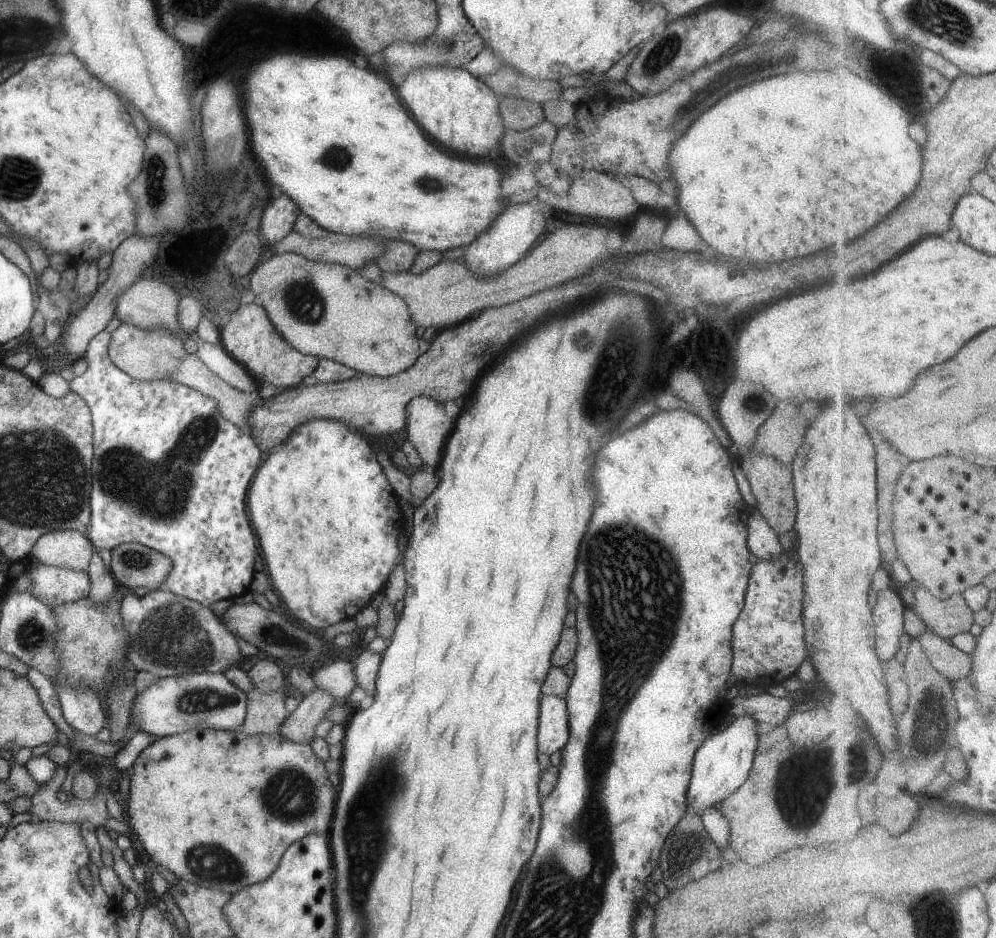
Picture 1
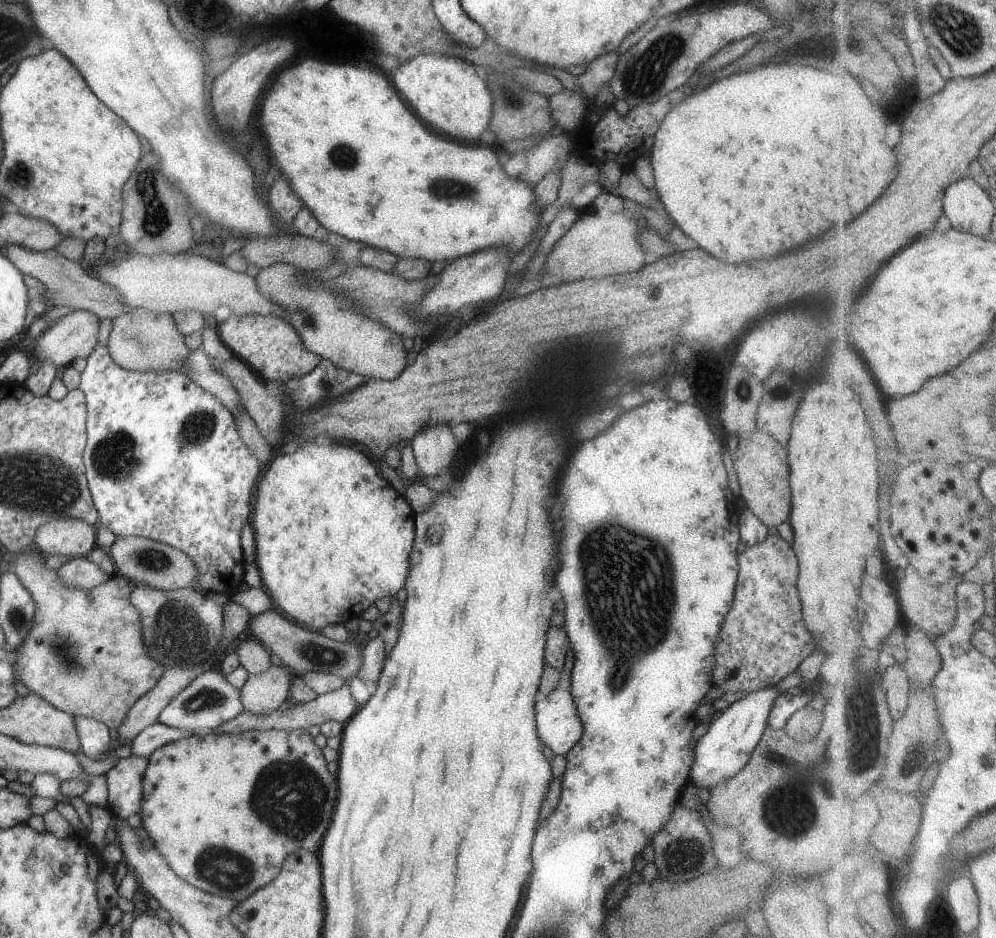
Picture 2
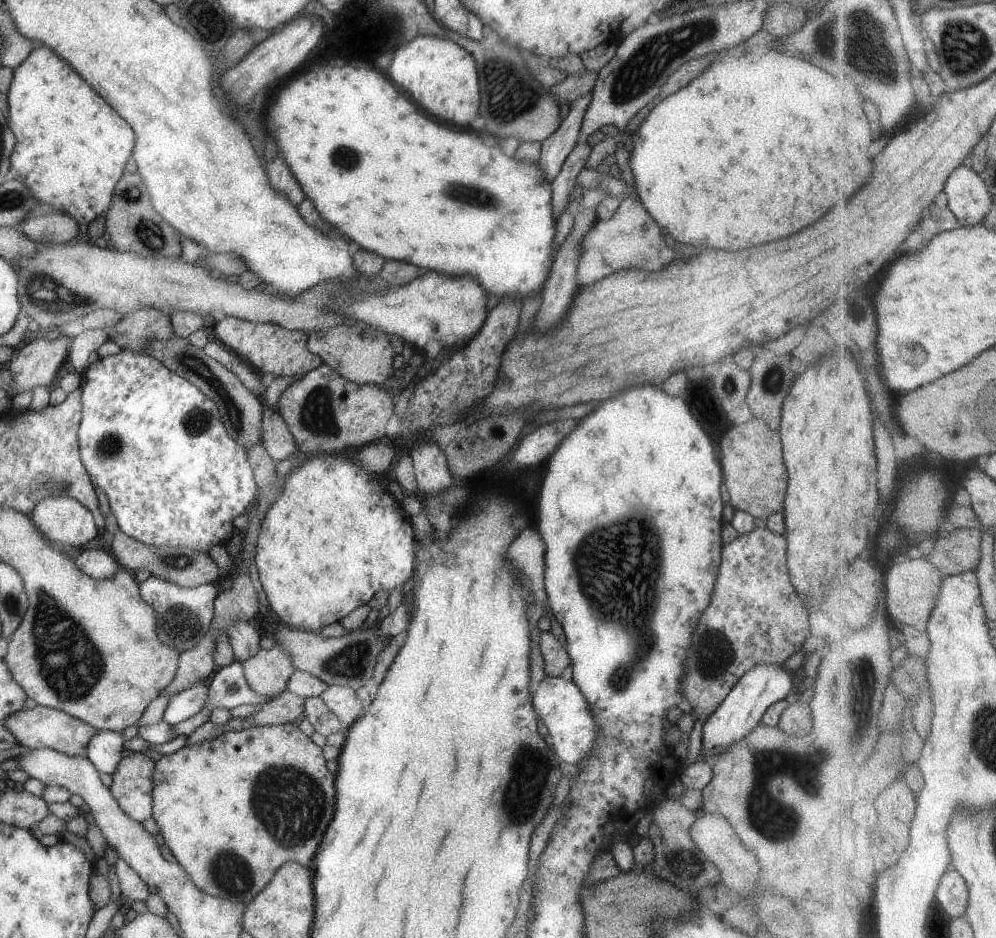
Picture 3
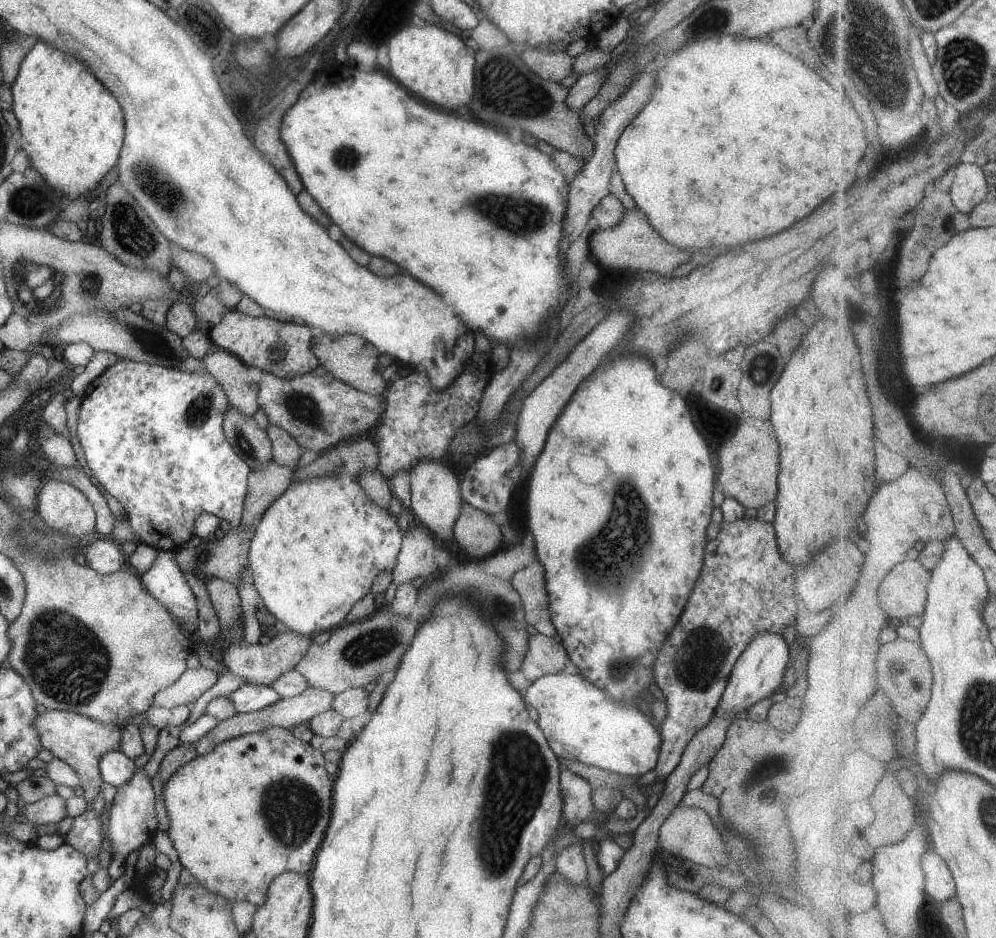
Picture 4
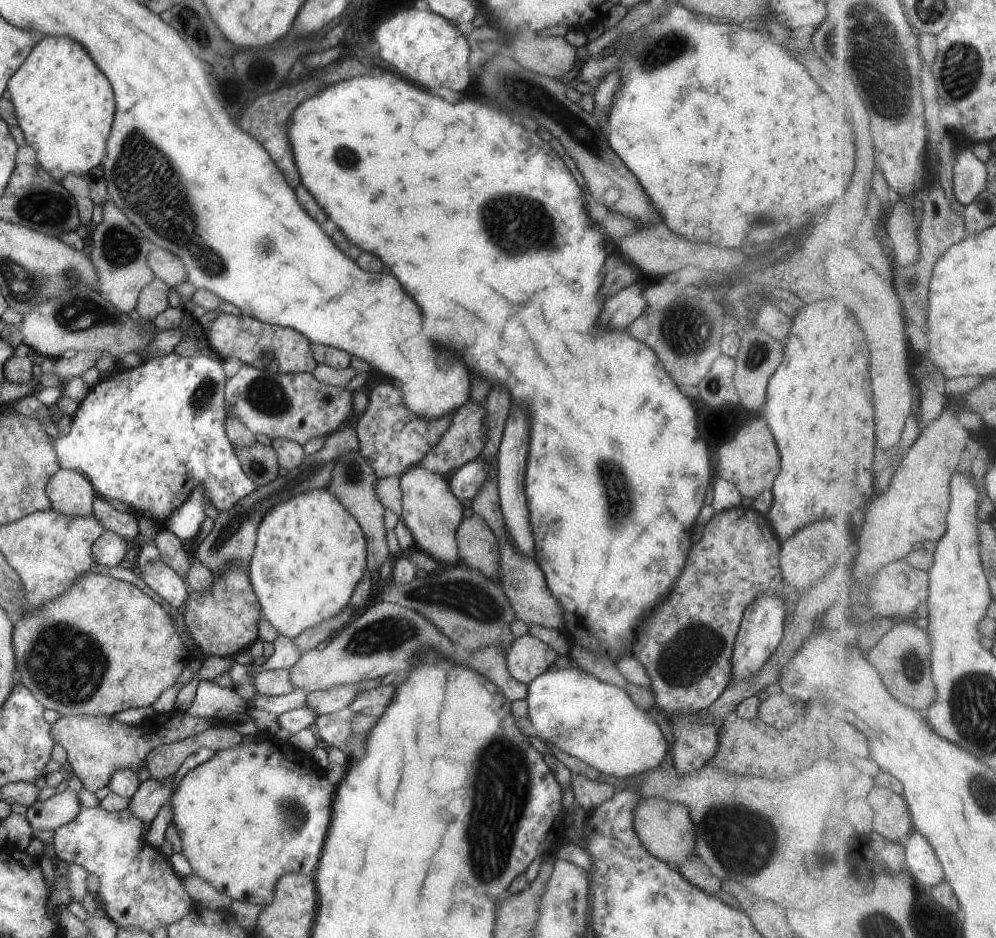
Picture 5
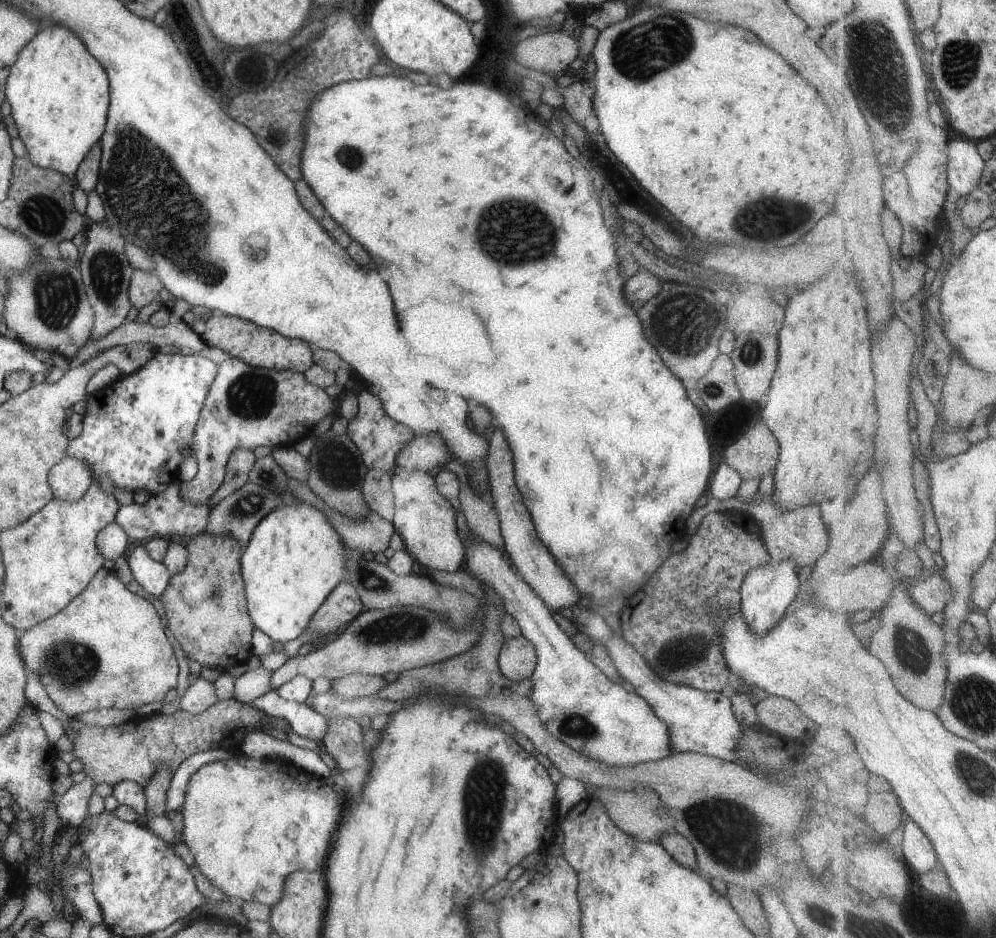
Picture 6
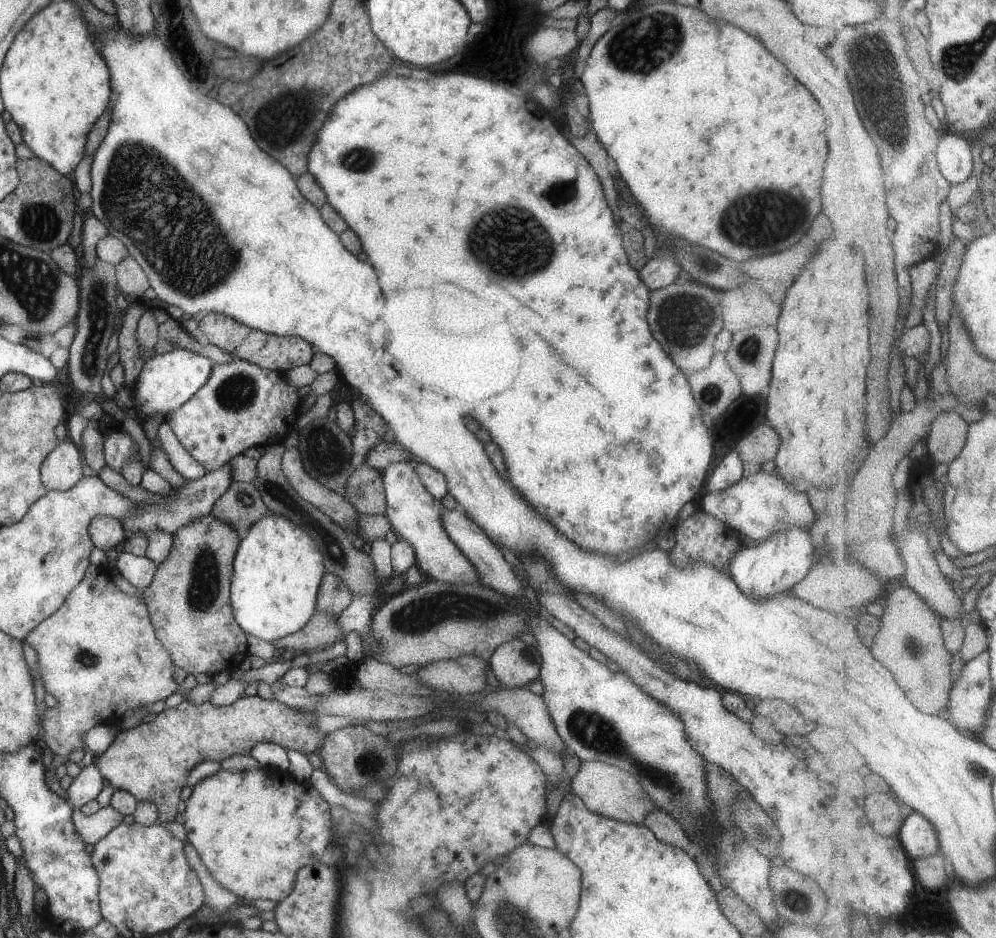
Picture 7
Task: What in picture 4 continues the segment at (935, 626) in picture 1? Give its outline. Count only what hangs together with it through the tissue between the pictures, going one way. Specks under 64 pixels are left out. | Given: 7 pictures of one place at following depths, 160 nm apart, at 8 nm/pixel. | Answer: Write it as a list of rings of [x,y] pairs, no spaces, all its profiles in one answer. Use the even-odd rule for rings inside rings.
[[[919,557],[897,563],[882,582],[878,594],[881,608],[889,617],[902,622],[911,617],[923,617],[931,579],[932,571]]]

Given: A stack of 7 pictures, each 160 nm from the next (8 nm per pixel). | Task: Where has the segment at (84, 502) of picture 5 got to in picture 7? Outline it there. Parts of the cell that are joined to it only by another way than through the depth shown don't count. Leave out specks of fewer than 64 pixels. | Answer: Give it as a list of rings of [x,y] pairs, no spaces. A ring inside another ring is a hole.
[[[68,438],[59,441],[43,459],[39,472],[48,491],[66,491],[83,477],[79,449]]]

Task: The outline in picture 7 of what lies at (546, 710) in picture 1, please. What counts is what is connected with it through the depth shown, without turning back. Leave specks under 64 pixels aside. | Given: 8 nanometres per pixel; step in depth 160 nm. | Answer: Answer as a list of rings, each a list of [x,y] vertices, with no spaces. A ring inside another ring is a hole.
[[[458,508],[448,511],[444,509],[441,517],[442,527],[453,544],[465,555],[465,558],[474,566],[478,580],[477,584],[508,597],[519,596],[525,590],[521,587],[519,580],[515,577],[512,568],[507,564],[502,552],[496,544],[483,532],[483,529],[467,518]],[[545,613],[541,619],[537,616],[533,617],[527,632],[535,638],[535,648],[539,651],[542,660],[536,676],[542,685],[540,696],[567,750],[575,754],[580,761],[599,761],[631,773],[654,805],[669,814],[671,818],[675,818],[689,840],[695,840],[698,833],[692,820],[697,815],[704,817],[712,815],[710,812],[712,803],[704,784],[704,772],[709,765],[702,756],[692,750],[691,742],[685,735],[685,724],[671,712],[671,708],[655,700],[651,694],[643,692],[643,688],[637,686],[623,670],[609,672],[606,666],[592,660],[585,650],[575,647],[573,641],[549,625],[546,618]]]

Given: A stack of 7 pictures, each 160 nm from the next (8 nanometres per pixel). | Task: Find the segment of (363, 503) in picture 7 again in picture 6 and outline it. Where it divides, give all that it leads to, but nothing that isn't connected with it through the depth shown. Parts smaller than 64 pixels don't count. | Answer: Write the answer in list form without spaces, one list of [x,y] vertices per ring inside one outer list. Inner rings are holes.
[[[368,469],[363,477],[361,492],[368,508],[391,523],[394,515],[394,504],[390,477],[390,473]]]

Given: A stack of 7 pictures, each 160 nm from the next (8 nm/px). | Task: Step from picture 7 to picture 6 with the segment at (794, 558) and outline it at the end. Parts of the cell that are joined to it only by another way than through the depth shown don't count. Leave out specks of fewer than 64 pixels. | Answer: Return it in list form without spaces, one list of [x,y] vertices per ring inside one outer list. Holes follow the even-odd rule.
[[[790,559],[778,563],[771,562],[769,566],[753,567],[747,571],[740,584],[740,610],[745,624],[755,636],[763,636],[777,624],[783,612],[789,608],[797,592],[798,566]]]

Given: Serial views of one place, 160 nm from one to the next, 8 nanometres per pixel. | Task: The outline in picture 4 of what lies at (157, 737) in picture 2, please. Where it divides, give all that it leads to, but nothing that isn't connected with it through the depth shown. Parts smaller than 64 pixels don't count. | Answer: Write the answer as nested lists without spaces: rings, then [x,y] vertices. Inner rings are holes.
[[[243,683],[236,690],[227,694],[226,698],[236,713],[261,710],[280,699],[279,694],[271,687]]]

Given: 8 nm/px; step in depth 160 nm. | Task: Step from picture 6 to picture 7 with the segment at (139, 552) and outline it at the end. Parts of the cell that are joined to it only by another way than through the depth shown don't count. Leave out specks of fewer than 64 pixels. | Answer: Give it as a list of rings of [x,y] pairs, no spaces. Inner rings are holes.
[[[121,551],[116,558],[116,572],[139,590],[151,582],[155,569],[156,564],[145,556],[135,556]]]

